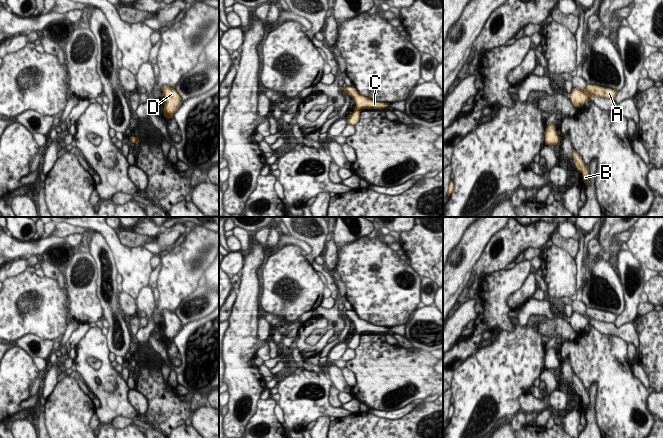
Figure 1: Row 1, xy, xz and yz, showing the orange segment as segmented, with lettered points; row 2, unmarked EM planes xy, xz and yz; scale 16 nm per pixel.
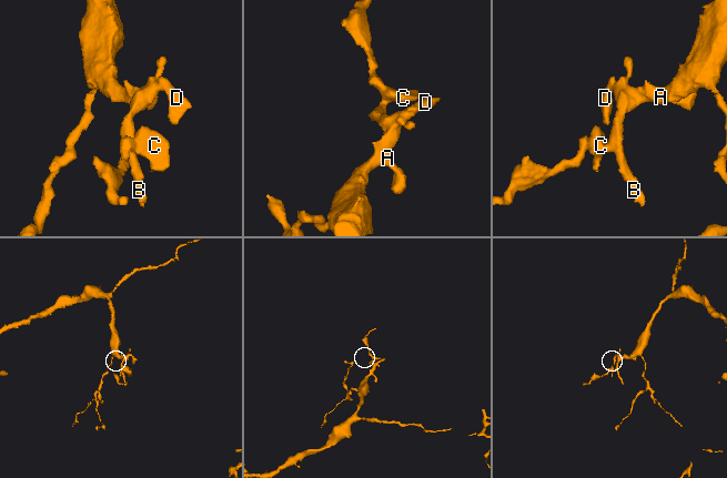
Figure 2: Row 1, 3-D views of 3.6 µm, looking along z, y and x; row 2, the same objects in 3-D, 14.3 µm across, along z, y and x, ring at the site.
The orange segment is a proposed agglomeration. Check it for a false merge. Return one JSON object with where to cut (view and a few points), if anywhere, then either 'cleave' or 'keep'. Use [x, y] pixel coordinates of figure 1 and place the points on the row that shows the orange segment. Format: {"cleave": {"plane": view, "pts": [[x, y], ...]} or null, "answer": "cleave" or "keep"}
{"cleave": null, "answer": "keep"}

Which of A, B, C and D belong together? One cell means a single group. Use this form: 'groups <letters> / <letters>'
groups A B C D

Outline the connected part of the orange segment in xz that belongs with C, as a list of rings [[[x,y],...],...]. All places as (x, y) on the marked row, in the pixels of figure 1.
[[[353,85],[346,86],[344,91],[349,96],[351,96],[356,103],[356,108],[354,109],[354,112],[351,114],[350,118],[347,120],[348,125],[355,126],[359,122],[360,112],[362,109],[365,109],[365,108],[382,109],[382,108],[385,108],[389,105],[389,103],[373,101],[363,95],[360,95]]]

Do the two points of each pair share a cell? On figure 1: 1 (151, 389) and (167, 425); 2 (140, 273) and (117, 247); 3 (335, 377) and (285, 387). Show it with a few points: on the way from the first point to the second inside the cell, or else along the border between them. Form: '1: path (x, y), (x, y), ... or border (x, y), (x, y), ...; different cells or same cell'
1: path (160, 398), (164, 405), (165, 416); same cell
2: path (135, 267), (121, 253); same cell
3: border (328, 375), (333, 385); different cells

